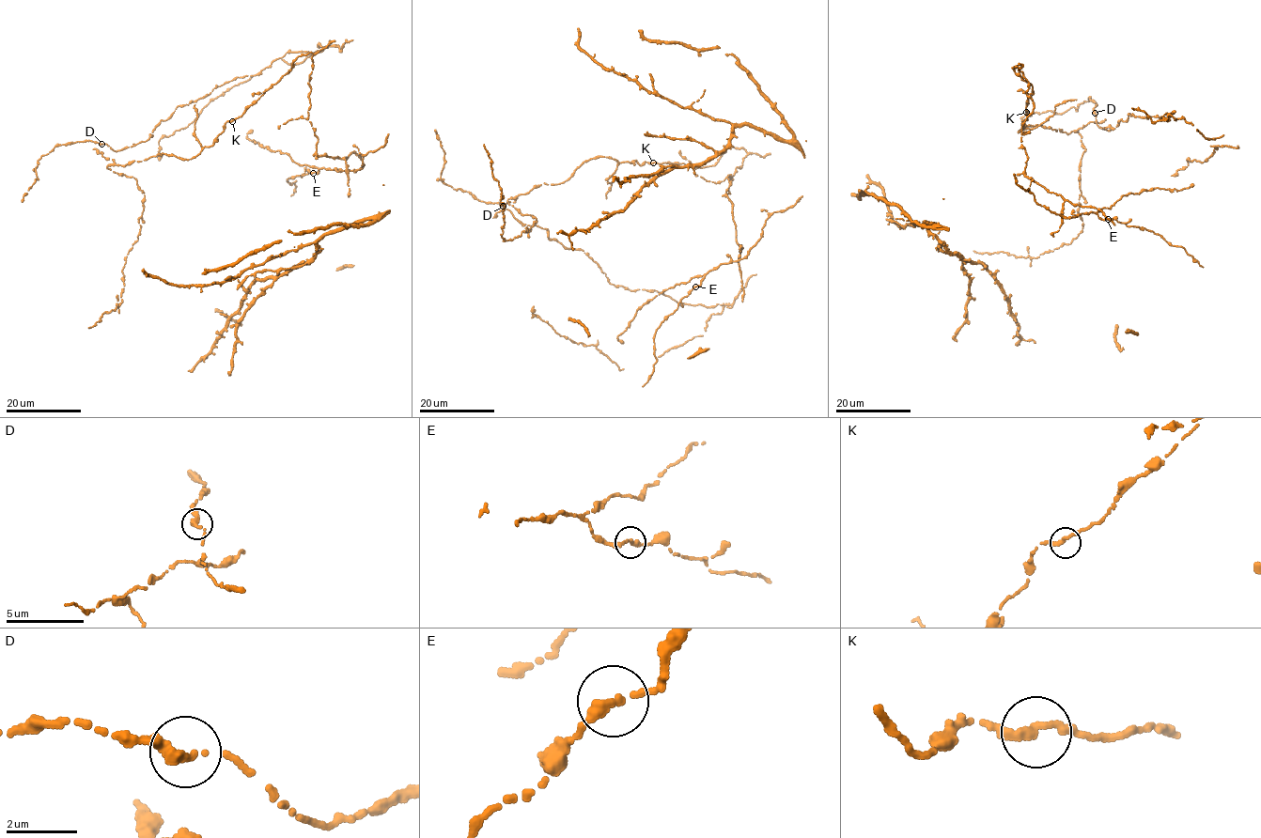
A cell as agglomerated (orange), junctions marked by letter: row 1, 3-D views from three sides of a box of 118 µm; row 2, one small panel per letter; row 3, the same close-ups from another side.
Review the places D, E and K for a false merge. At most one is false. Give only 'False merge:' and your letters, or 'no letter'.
False merge: no letter

